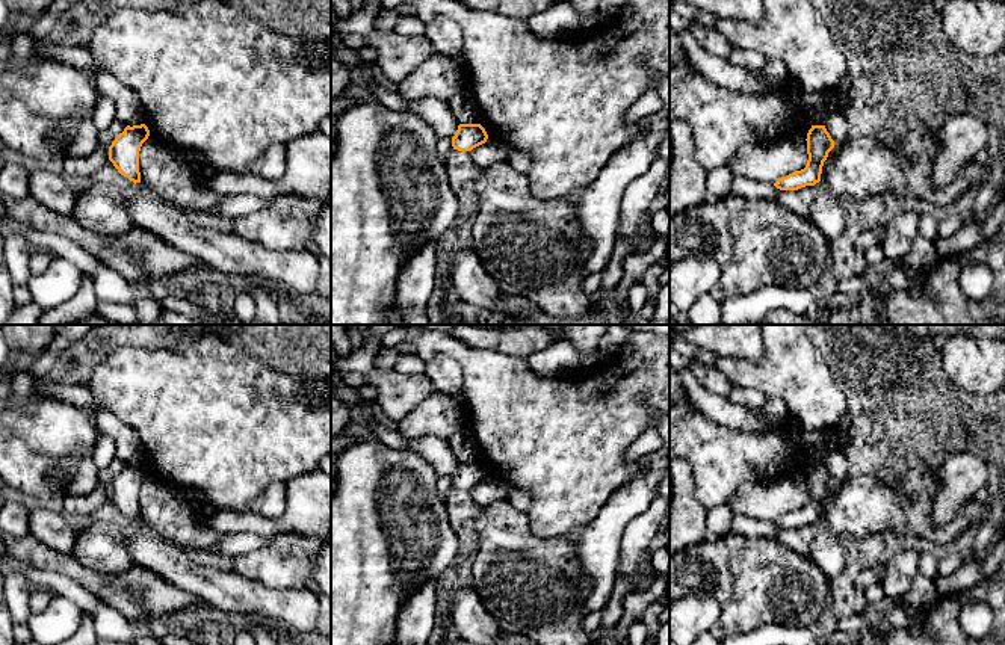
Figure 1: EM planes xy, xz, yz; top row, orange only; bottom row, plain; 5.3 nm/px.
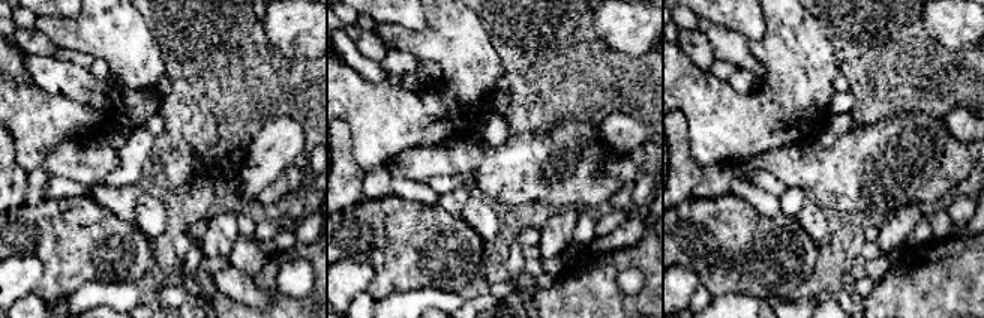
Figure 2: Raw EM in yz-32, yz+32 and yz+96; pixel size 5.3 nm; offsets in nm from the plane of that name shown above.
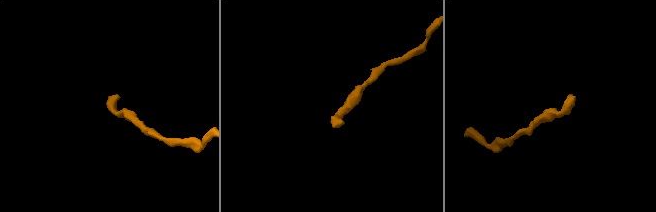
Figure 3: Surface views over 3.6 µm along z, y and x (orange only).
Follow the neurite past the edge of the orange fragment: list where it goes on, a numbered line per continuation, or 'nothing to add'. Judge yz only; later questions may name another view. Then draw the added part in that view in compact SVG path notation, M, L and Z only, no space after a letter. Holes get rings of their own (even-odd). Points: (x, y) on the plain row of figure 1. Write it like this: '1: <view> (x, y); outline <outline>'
nothing to add

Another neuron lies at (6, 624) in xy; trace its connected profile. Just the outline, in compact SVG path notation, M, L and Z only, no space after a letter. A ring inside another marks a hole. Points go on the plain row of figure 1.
M0 569L0 645L18 645L14 636L14 621L9 615L6 600L3 595L3 577Z

